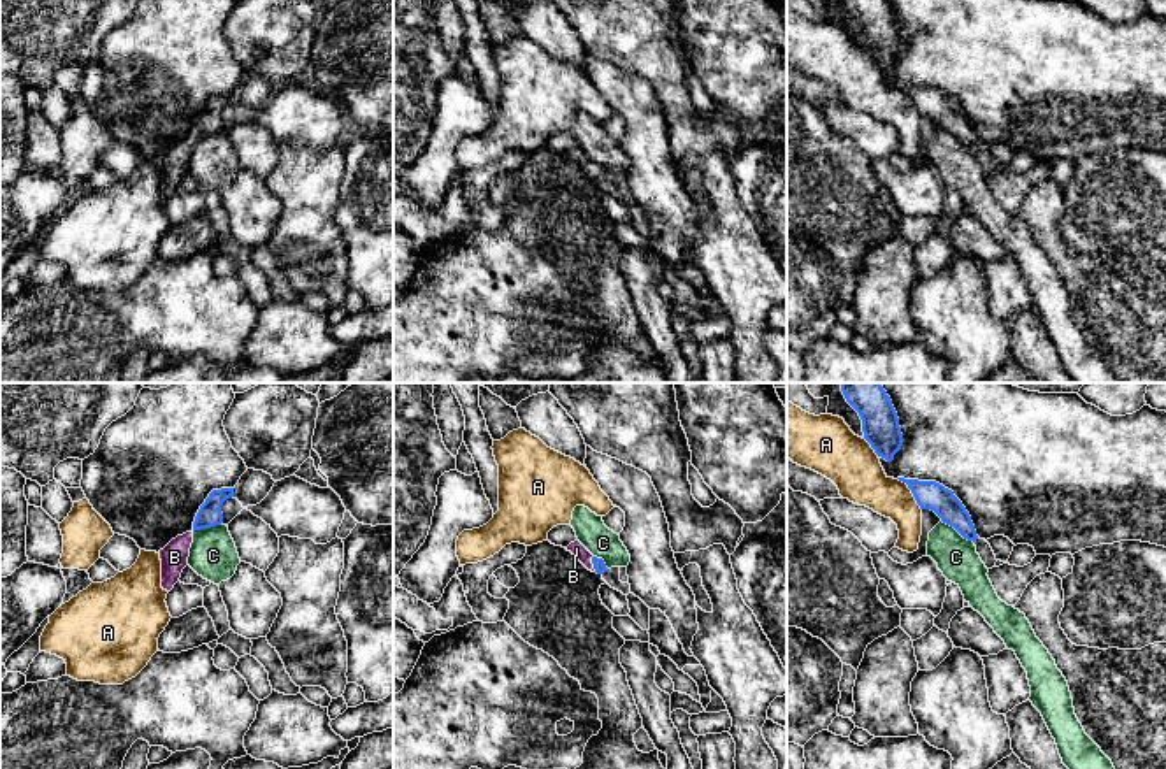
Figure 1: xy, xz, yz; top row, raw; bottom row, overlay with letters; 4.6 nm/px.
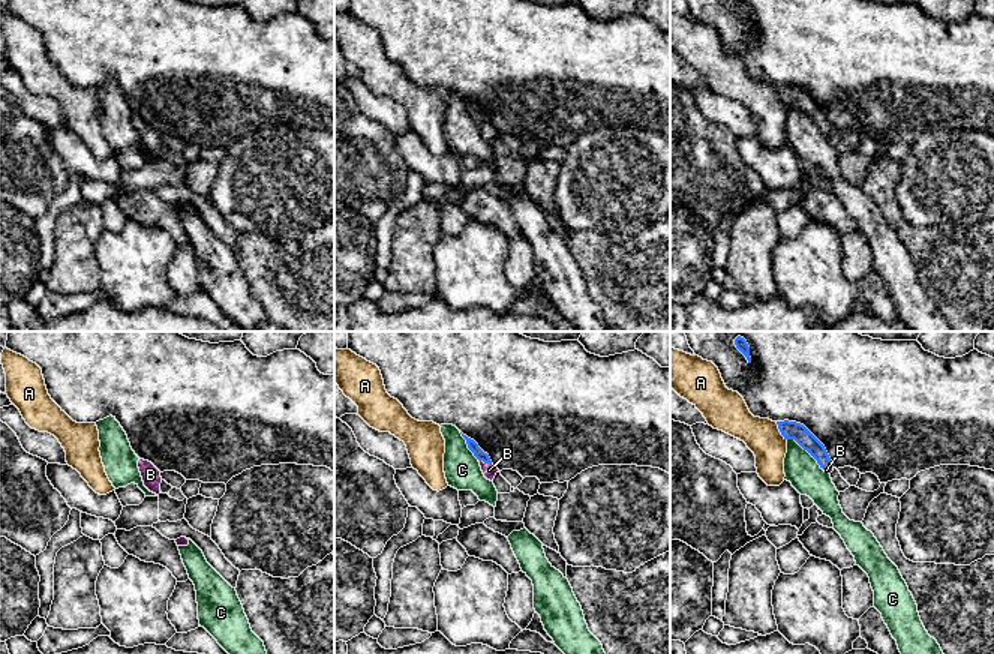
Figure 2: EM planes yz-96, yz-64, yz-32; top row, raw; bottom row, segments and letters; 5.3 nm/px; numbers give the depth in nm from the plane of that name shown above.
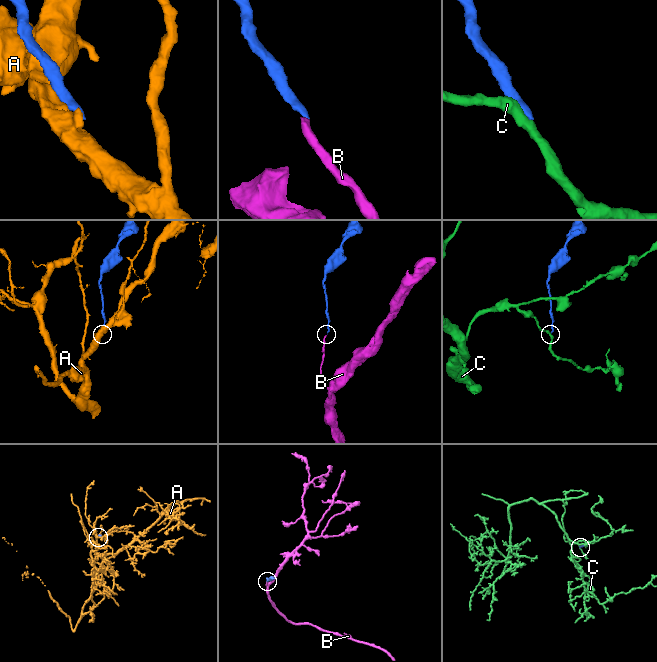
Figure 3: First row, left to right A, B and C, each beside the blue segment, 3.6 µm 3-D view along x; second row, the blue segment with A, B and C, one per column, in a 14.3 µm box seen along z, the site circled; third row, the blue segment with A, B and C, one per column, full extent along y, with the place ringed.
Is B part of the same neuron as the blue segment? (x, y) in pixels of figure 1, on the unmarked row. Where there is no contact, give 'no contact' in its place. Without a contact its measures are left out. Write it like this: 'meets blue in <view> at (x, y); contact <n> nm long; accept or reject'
meets blue in xz at (592, 169); contact 80 nm long; accept

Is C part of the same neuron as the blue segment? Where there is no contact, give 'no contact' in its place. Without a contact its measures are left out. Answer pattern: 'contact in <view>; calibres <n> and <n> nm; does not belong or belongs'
contact in yz; calibres 130 and 190 nm; does not belong

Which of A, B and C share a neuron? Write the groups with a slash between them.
A / B / C

